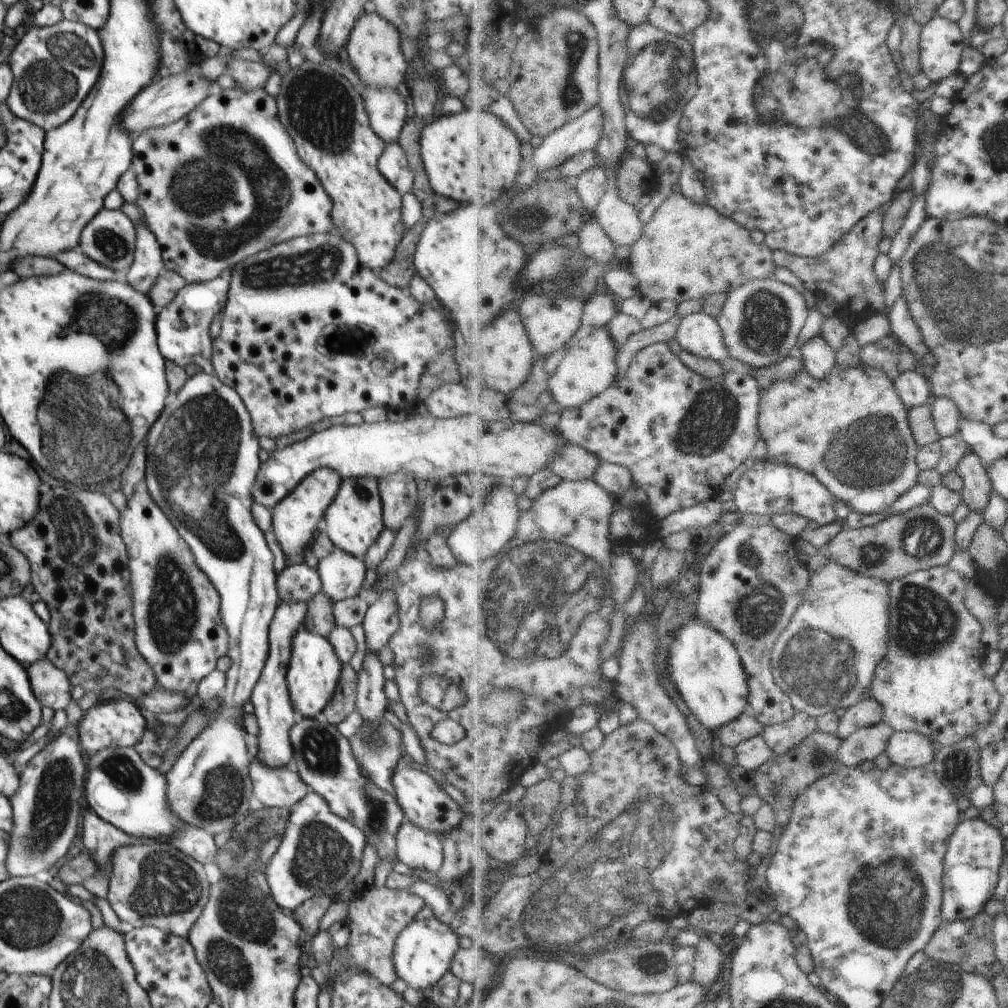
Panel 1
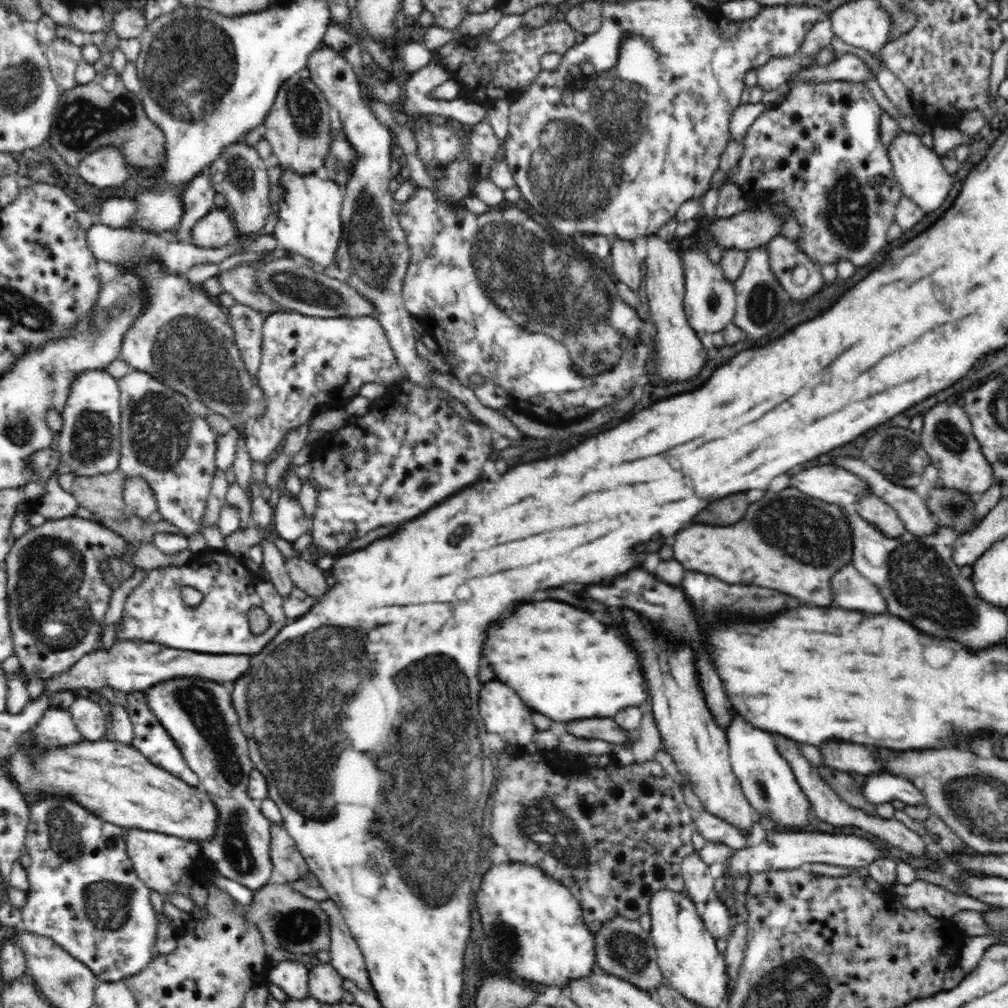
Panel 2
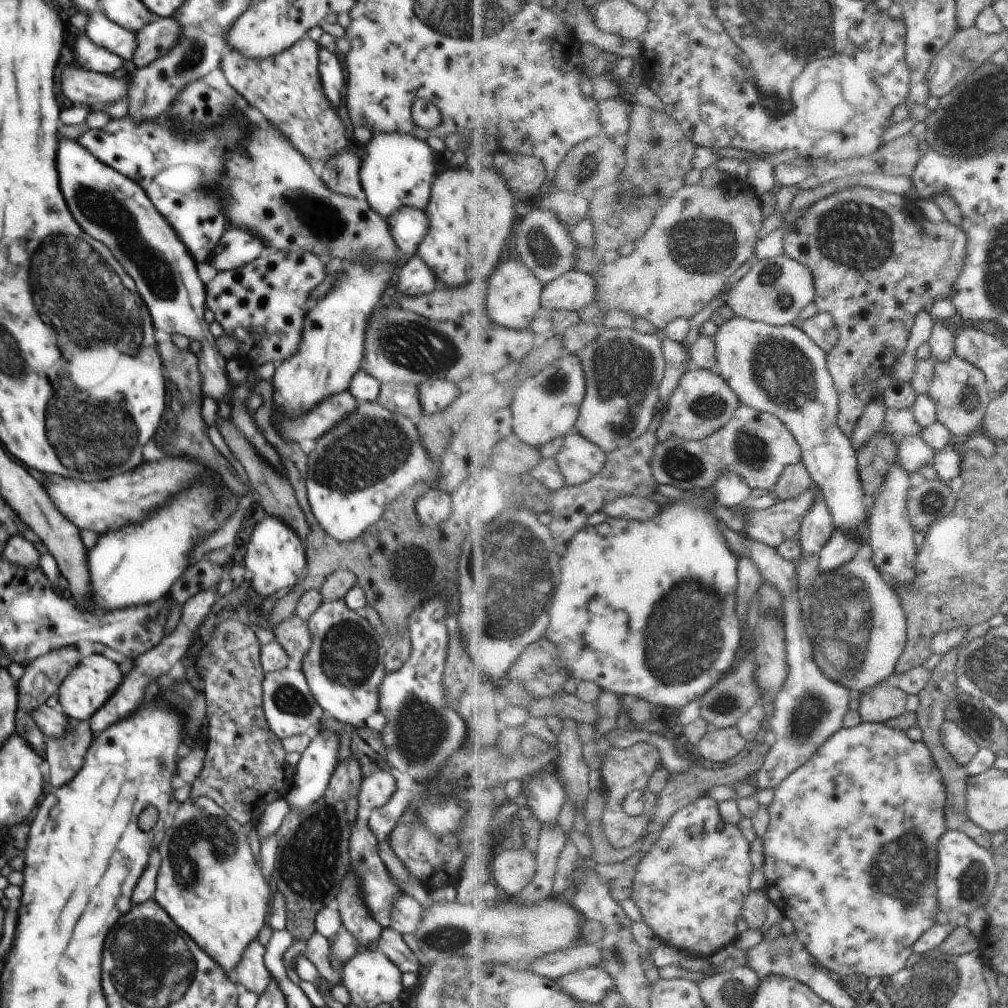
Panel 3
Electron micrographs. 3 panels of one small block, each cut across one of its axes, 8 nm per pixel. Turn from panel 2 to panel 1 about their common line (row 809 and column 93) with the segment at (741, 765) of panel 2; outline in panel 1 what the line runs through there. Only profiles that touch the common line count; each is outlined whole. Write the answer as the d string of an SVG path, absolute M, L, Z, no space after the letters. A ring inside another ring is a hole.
M134 747L102 748L91 755L85 774L84 794L89 810L128 836L150 840L164 838L164 844L174 846L200 864L218 865L218 847L214 837L202 828L182 822L170 810L166 800L166 776L148 766Z

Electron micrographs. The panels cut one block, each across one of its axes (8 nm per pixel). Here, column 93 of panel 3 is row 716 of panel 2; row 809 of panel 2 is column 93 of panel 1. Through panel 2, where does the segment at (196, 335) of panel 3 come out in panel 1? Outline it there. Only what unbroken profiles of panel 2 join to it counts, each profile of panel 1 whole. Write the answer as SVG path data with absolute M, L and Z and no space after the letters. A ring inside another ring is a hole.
M102 208L82 229L78 248L88 258L106 266L106 268L111 268L114 272L130 268L134 262L136 250L134 222L121 209Z

